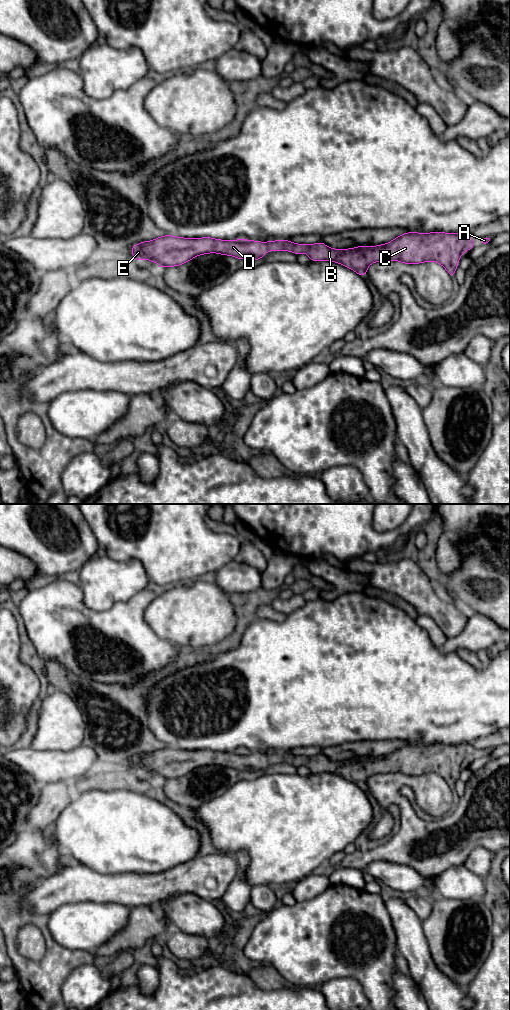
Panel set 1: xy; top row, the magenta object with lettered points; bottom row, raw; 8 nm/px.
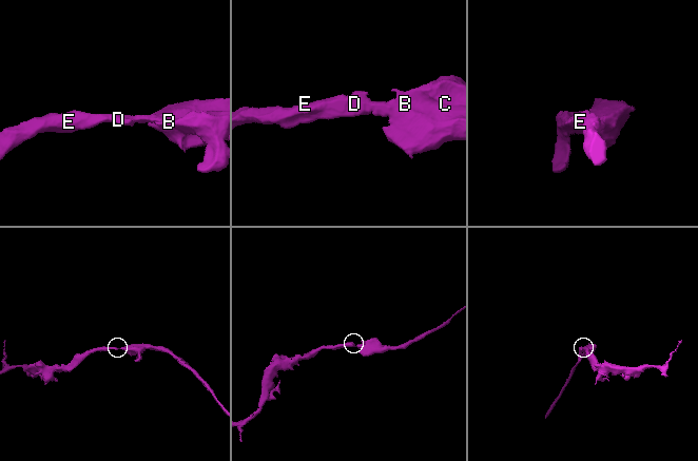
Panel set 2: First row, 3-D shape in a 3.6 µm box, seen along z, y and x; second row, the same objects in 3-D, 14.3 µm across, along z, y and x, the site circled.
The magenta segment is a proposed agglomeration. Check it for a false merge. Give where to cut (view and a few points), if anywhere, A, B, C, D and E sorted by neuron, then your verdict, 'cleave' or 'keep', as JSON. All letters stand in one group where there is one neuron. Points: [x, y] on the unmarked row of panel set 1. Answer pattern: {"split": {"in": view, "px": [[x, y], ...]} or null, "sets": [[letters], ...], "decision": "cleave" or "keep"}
{"split": null, "sets": [["A", "B", "C", "D", "E"]], "decision": "keep"}

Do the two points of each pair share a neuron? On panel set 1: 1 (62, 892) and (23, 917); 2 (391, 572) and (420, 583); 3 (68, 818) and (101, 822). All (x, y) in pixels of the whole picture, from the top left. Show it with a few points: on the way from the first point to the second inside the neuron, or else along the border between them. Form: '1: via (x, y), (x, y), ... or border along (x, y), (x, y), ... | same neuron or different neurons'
1: border along (21, 890), (24, 907), (49, 913) | different neurons
2: via (398, 576), (413, 583) | same neuron
3: via (76, 822), (93, 822) | same neuron

